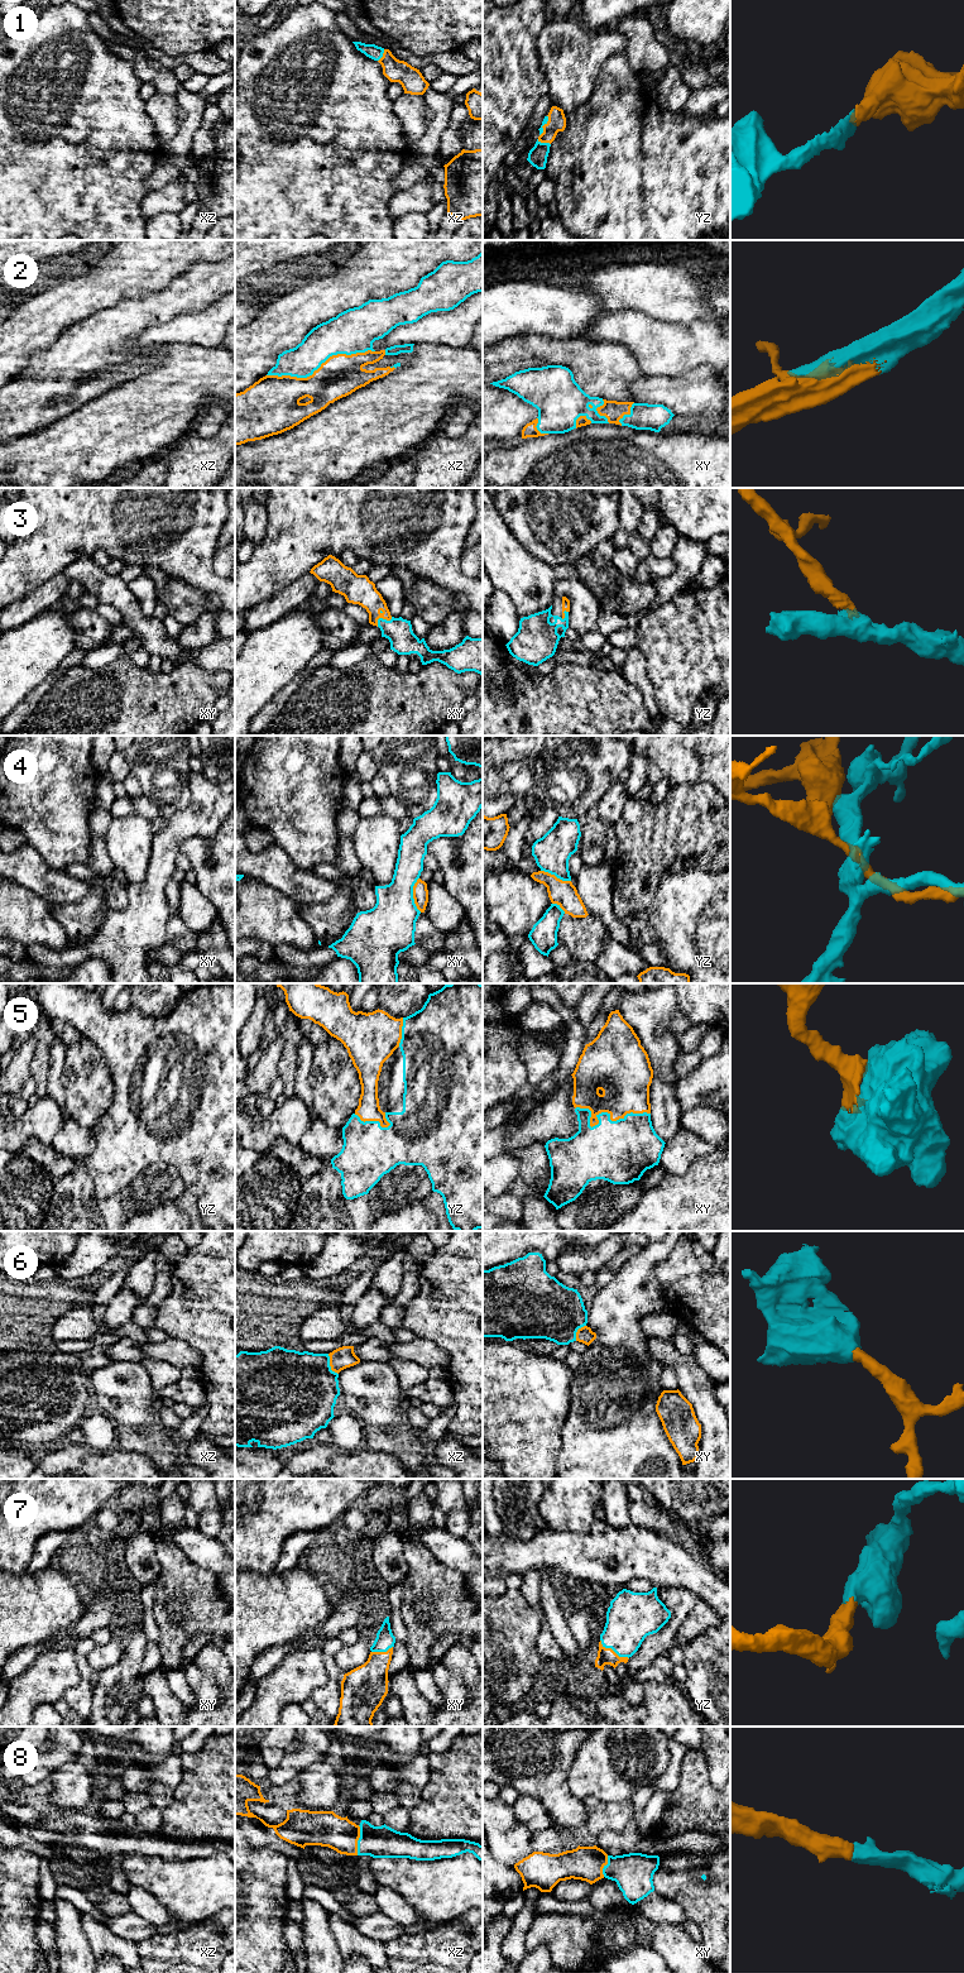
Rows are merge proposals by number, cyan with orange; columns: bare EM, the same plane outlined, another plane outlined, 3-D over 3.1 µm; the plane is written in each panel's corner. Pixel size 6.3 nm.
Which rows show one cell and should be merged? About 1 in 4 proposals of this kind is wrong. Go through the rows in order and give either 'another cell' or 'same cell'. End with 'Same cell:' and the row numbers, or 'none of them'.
1: same cell
2: same cell
3: same cell
4: another cell
5: same cell
6: same cell
7: same cell
8: same cell
Same cell: 1, 2, 3, 5, 6, 7, 8

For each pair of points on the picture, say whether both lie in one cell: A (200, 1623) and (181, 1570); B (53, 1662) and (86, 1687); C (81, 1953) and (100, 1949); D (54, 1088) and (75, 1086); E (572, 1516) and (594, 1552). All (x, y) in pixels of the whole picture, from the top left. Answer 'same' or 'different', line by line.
A: same
B: different
C: different
D: different
E: different

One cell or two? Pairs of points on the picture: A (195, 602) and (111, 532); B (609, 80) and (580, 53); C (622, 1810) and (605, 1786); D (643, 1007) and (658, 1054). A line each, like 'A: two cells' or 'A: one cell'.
A: two cells
B: two cells
C: two cells
D: one cell

